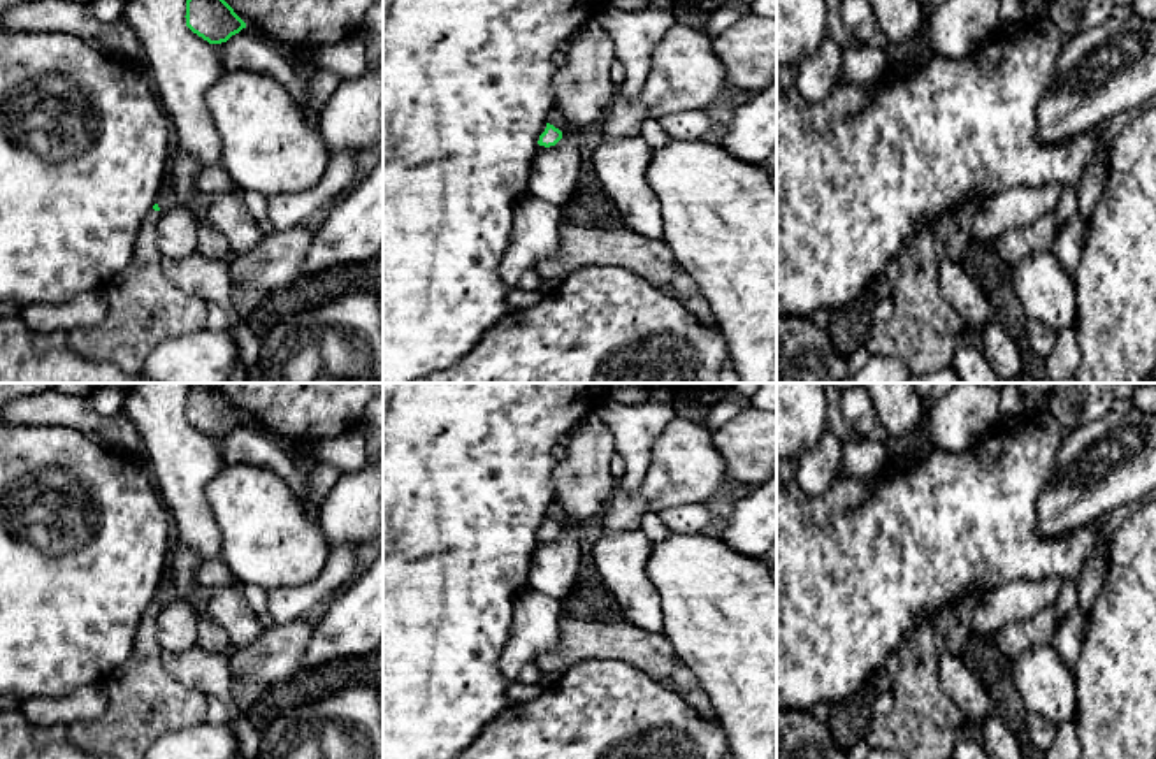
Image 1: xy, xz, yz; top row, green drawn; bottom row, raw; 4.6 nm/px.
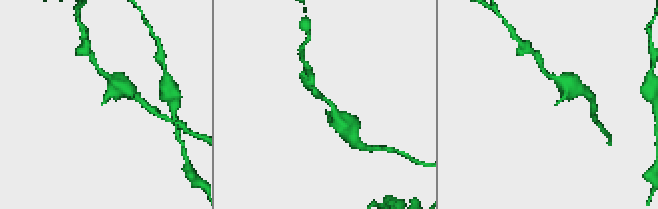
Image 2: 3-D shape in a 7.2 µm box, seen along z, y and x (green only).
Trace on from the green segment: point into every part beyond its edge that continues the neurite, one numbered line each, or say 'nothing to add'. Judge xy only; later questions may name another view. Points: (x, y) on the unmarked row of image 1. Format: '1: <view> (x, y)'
1: xy (144, 701)

